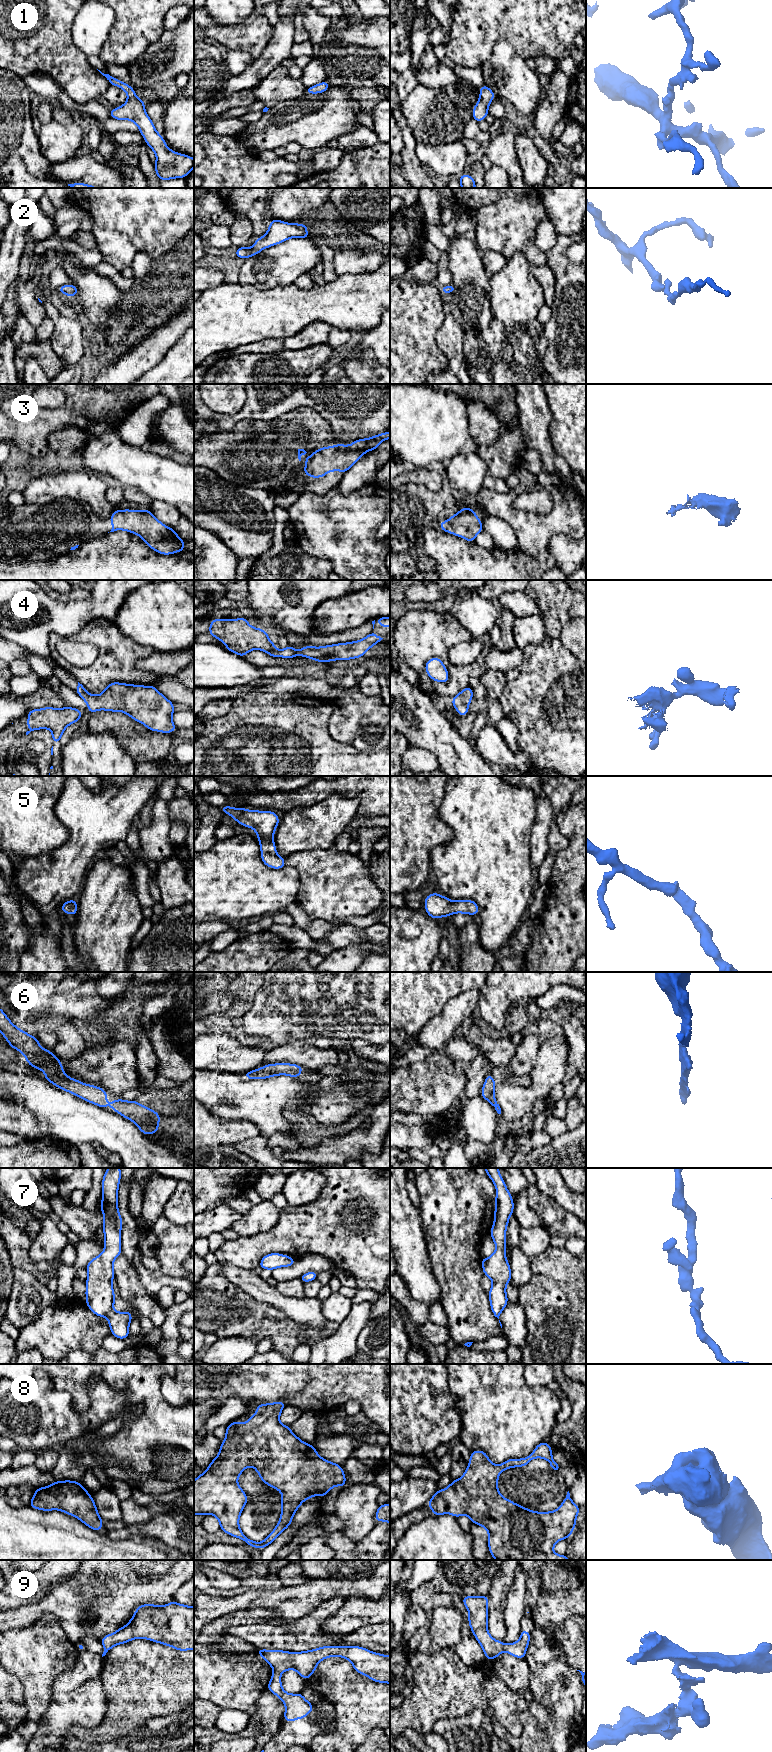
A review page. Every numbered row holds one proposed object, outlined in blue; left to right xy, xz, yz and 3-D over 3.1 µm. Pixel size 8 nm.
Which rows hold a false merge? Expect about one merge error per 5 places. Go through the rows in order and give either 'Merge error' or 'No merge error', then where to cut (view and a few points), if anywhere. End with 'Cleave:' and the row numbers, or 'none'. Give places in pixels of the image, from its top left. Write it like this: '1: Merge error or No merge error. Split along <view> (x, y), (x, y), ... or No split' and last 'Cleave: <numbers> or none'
1: No merge error. No split
2: No merge error. No split
3: No merge error. No split
4: No merge error. No split
5: No merge error. No split
6: No merge error. No split
7: No merge error. No split
8: No merge error. No split
9: Merge error. Split along yz (502, 1644), (504, 1650)
Cleave: 9

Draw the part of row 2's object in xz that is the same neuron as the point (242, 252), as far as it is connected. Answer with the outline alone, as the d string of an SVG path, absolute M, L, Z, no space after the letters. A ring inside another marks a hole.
M272 219L265 235L255 240L251 248L238 247L235 256L247 259L259 254L263 249L280 244L290 238L310 239L307 233L309 225L298 223L286 223L278 219Z

